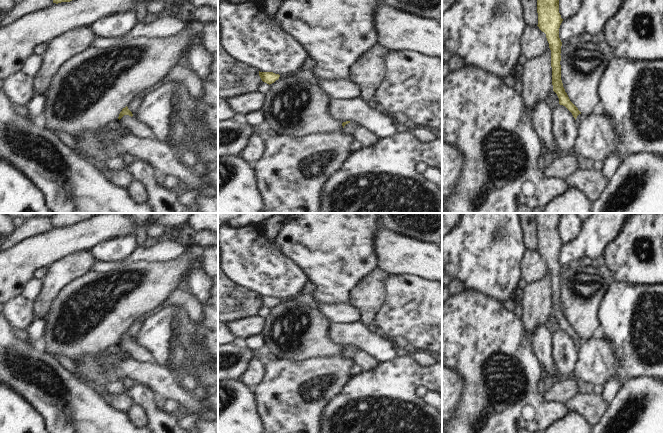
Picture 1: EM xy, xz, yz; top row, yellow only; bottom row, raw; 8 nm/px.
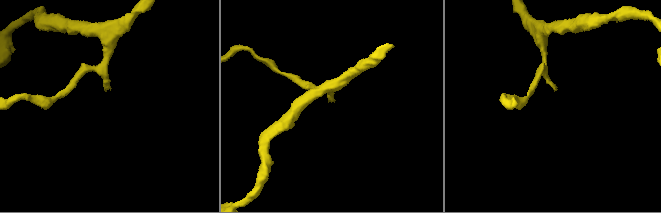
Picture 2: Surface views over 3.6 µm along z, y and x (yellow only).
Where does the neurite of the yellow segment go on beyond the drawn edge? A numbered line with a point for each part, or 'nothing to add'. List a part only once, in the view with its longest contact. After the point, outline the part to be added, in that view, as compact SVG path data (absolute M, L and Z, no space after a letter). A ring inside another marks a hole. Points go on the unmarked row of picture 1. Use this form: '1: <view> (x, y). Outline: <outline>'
1: xy (136, 351). Outline: M124 339L119 347L123 351L127 351L129 355L139 362L154 362L153 353L134 340Z

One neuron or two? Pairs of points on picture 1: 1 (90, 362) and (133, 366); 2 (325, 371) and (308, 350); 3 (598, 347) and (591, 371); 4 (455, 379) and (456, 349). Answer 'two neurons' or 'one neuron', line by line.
1: one neuron
2: two neurons
3: one neuron
4: two neurons

